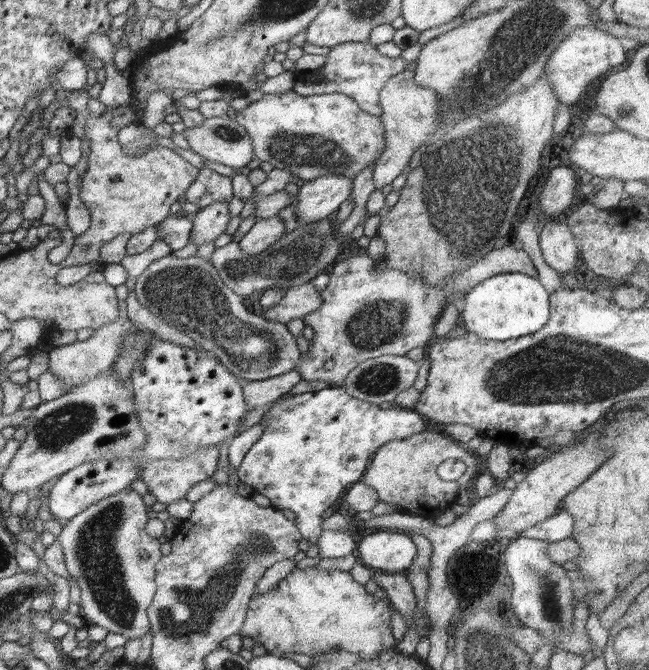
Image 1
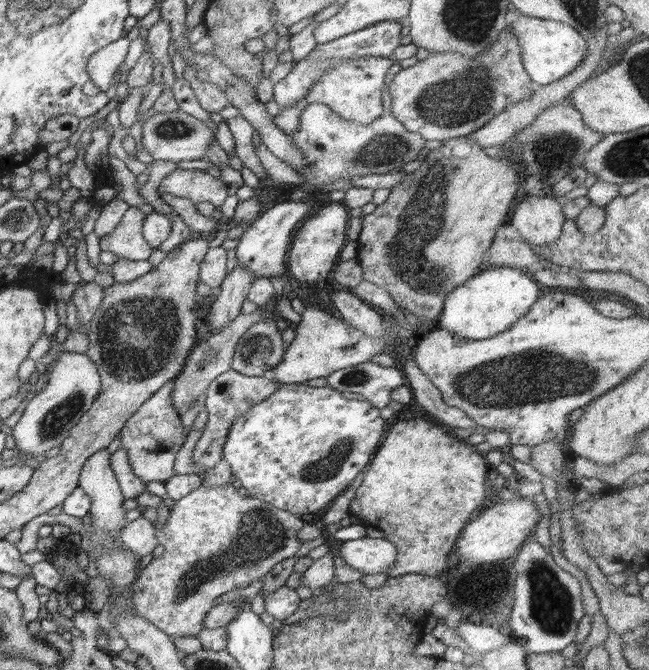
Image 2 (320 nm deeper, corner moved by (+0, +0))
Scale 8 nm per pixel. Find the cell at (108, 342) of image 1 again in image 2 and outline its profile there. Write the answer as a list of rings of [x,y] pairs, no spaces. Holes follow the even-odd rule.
[[[62,351],[52,362],[48,369],[48,382],[46,386],[36,393],[28,402],[23,415],[17,424],[12,427],[15,448],[19,450],[18,458],[22,460],[37,458],[48,453],[50,449],[58,448],[69,437],[70,429],[80,420],[80,417],[91,407],[94,399],[101,390],[101,378],[97,366],[86,356],[86,353]]]

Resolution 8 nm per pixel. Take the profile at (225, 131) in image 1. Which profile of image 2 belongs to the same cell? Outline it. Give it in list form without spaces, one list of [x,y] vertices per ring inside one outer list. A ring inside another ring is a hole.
[[[180,109],[176,112],[158,113],[148,118],[142,126],[142,149],[146,150],[155,161],[171,160],[175,165],[180,161],[198,160],[207,156],[211,144],[218,143],[214,135],[214,129],[205,126],[205,122],[185,114]]]

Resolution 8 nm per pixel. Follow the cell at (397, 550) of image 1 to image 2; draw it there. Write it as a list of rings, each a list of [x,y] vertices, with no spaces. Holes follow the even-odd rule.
[[[358,538],[348,540],[340,546],[338,554],[346,564],[359,570],[364,575],[386,572],[394,563],[396,549],[392,542],[382,538]]]

